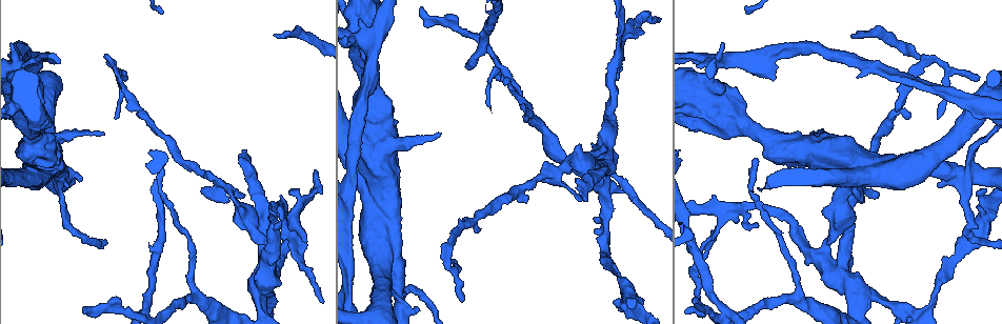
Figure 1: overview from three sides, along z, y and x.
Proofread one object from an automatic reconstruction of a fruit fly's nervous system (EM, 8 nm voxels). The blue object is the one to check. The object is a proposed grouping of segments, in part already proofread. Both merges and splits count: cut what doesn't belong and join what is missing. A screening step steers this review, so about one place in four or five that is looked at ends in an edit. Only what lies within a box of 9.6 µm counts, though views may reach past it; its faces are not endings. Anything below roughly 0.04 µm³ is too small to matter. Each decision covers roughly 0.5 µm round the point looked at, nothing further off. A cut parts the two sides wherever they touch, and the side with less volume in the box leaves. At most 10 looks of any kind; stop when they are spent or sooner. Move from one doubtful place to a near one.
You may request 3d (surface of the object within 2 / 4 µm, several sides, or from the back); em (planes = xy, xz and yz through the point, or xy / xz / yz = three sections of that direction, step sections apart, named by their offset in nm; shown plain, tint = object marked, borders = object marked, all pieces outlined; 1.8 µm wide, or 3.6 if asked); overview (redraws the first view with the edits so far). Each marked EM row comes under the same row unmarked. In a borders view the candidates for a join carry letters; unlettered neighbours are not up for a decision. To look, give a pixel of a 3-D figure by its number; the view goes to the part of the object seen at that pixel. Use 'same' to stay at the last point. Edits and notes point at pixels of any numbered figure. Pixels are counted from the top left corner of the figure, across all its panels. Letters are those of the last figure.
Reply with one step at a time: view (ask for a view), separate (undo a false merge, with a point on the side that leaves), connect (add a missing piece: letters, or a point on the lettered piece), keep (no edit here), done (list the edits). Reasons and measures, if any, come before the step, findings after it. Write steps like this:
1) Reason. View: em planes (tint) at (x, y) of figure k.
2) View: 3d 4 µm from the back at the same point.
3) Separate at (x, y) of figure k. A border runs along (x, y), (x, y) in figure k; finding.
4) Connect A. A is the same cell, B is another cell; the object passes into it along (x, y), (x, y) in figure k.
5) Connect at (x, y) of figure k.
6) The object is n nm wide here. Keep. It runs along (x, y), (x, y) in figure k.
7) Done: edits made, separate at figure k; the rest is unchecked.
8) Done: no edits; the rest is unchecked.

Thick end. View: 3d 4 µm at (776, 78) of figure 1.

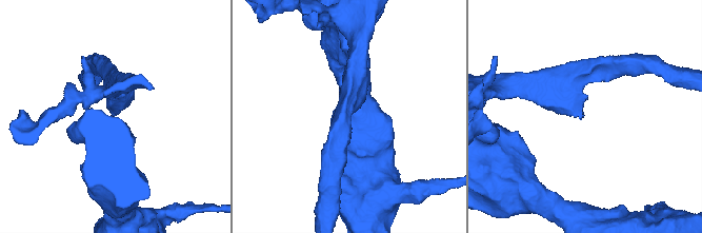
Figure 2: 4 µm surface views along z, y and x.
View: em planes (tint) at (114, 115) of figure 2.

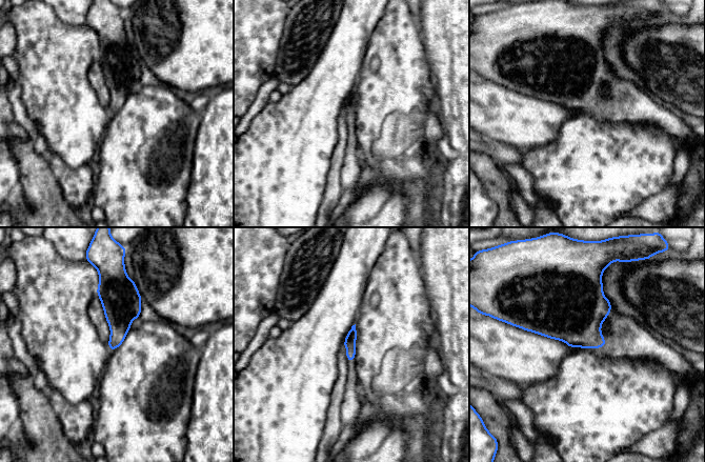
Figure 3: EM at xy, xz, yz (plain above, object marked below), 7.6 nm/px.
See the neighbours. View: em planes (borders) at the same point.

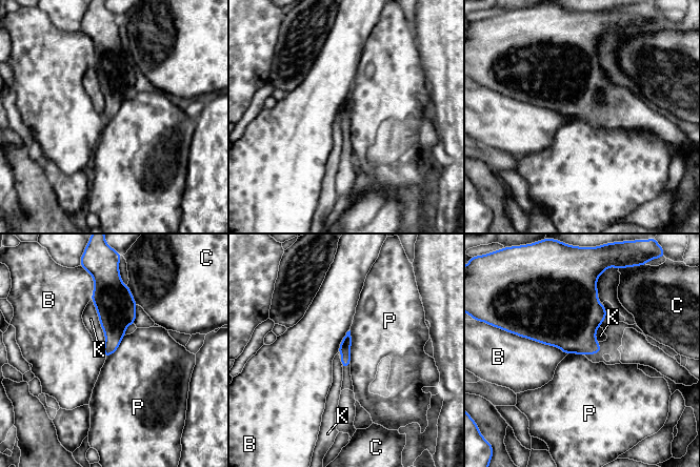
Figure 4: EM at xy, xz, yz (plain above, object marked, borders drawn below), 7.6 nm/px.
The longest contact is with B, 460 nm. Keep. B, C, K and P are other cells; a border runs along (350, 329), (351, 361) in figure 4; no lettered piece goes on from it.

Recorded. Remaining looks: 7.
Side arm on a straight run. View: 3d 4 µm at (843, 269) of figure 1.

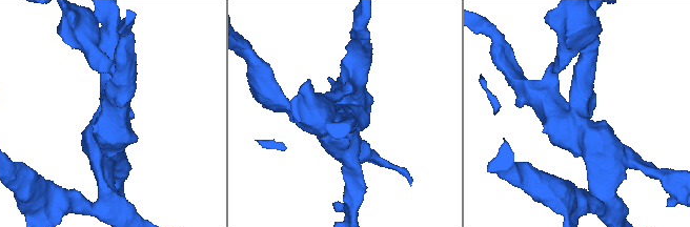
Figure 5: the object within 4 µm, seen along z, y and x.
3 arms meet here; the arms are 280, 380, 400 nm wide; shape alone is not enough. View: em 3.6 µm planes (borders) at (578, 112) of figure 5.

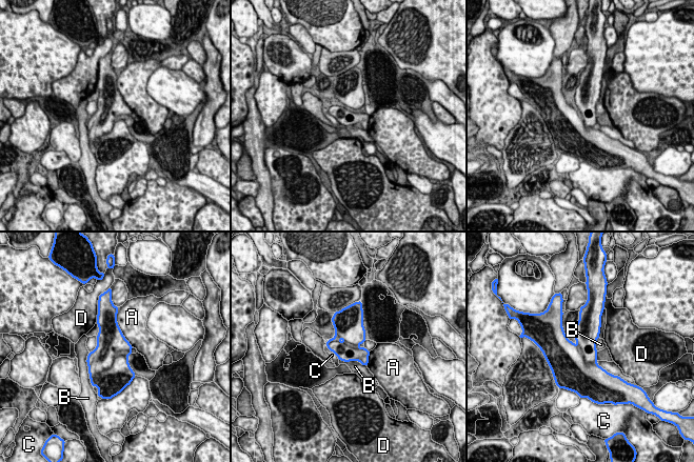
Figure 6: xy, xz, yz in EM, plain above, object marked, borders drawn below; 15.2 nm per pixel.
The object is 480 nm wide here. Separate at (113, 381) of figure 6. A, B, C and D are other cells; a border runs along (125, 353), (114, 358), (97, 382) in figure 6; two cells meet here.

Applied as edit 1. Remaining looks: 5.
View: em xz step 16 (tint) at (394, 287) of figure 1.

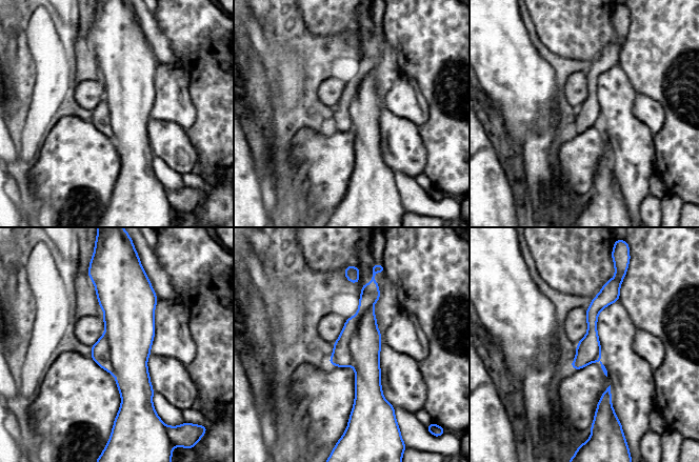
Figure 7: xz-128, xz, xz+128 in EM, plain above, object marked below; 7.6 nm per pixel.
View: em xz step 16 (borders) at the same point.

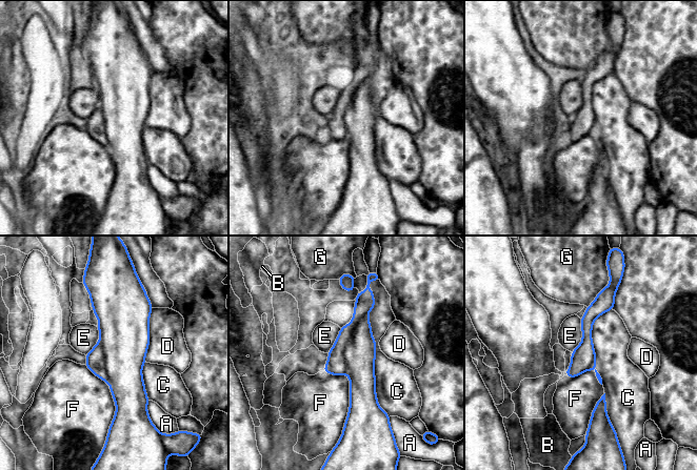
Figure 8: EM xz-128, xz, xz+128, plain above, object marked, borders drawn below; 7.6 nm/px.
The object is 190 nm wide here. Separate at (336, 365) of figure 8. A, B, C, D, E, F and G are other cells; the part that leaves runs along (369, 294), (326, 369) in figure 8; two cells meet here.

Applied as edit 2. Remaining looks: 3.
Done: edits made, separate at figure 6, separate at figure 8; the rest is unchecked.

